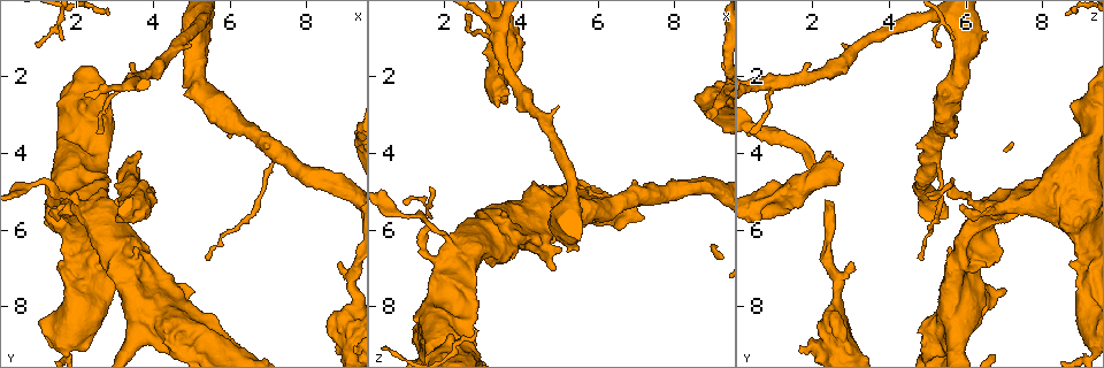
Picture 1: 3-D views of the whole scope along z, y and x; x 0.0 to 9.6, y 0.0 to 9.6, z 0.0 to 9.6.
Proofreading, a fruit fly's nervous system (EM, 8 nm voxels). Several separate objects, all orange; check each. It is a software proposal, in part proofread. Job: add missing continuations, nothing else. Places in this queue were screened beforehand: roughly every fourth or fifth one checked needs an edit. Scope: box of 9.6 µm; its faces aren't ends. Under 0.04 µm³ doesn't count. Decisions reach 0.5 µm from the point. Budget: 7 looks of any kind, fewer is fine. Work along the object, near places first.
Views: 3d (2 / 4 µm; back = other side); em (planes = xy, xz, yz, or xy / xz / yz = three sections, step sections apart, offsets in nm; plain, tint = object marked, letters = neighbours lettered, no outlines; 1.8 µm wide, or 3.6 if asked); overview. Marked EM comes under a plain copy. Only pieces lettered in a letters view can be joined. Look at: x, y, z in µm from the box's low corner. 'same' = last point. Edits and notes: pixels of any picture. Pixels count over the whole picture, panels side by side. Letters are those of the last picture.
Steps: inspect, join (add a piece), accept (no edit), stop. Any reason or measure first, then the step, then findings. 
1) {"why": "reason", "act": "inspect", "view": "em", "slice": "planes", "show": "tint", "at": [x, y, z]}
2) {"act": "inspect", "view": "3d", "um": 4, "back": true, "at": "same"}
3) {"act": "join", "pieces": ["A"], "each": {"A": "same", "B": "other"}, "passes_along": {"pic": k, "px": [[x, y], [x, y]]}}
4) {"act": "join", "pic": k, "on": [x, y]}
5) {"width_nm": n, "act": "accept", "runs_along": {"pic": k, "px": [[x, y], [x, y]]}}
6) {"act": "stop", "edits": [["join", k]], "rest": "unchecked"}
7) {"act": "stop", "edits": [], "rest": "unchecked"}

{"why": "free end", "act": "inspect", "view": "em", "slice": "planes", "show": "letters", "at": [8.85, 6.85, 3.00]}

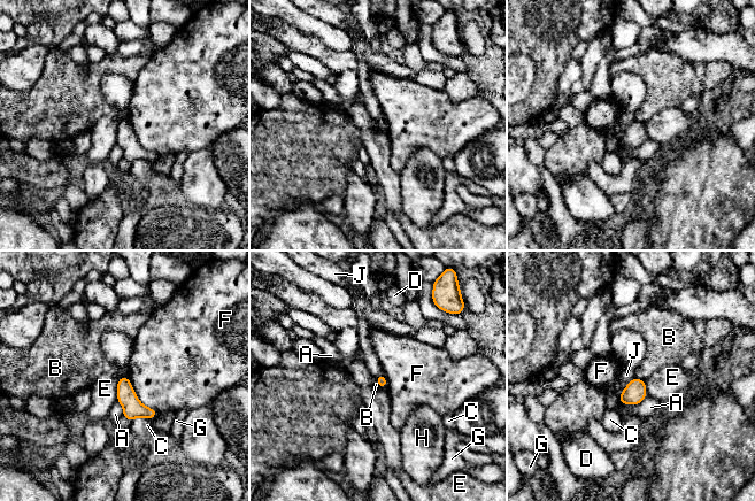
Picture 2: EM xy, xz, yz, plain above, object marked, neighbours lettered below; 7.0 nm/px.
{"act": "accept", "each": {"A": "other", "B": "other", "C": "other", "D": "other", "E": "other", "F": "other", "G": "other", "H": "other", "J": "other"}, "border": {"pic": 2, "px": [[634, 376], [618, 395]]}, "found": "no lettered piece goes on from it"}

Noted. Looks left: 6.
{"why": "stops while still wide", "act": "inspect", "view": "em", "um": 3.6, "slice": "yz", "step": 4, "show": "letters", "at": [3.10, 6.70, 6.85]}

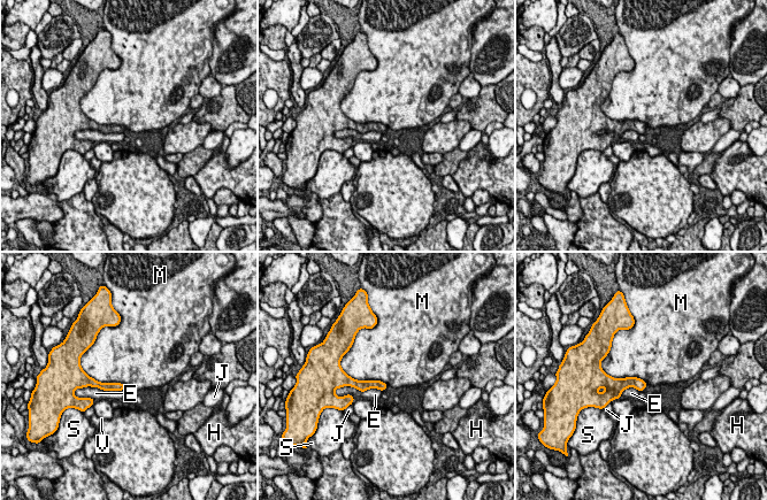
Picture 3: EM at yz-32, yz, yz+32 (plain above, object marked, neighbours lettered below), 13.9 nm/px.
{"act": "accept", "each": {"E": "other", "H": "other", "J": "other", "M": "other", "S": "other", "V": "other"}, "border": {"pic": 3, "px": [[605, 371], [646, 384]]}, "found": "none of them fits"}

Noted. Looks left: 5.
{"why": "calibre changes", "act": "inspect", "view": "em", "um": 3.6, "slice": "planes", "show": "letters", "at": [3.40, 4.50, 2.35]}

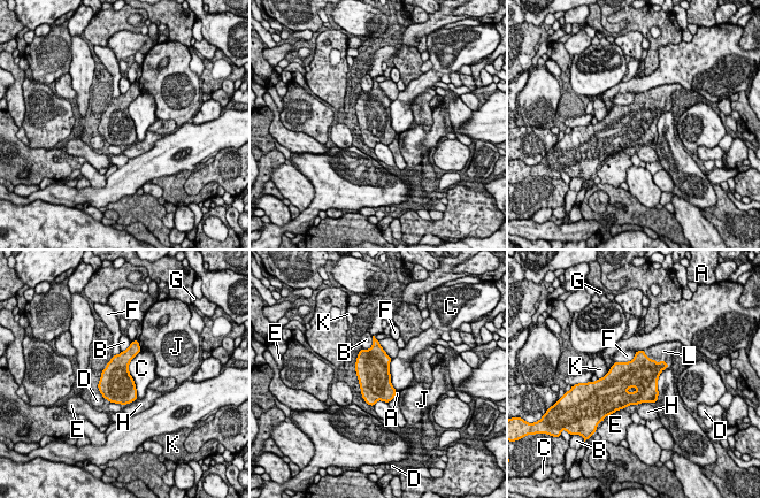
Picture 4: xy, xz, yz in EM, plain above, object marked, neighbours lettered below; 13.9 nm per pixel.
{"act": "join", "pieces": ["L"], "each": {"A": "other", "B": "other", "C": "other", "D": "other", "E": "other", "F": "other", "G": "other", "H": "other", "J": "other", "K": "other", "L": "same"}, "passes_along": {"pic": 4, "px": [[643, 373], [655, 360], [663, 351]]}, "found": "it goes on there"}

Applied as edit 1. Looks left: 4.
{"act": "stop", "edits": [["join", 4]], "rest": "unchecked"}

